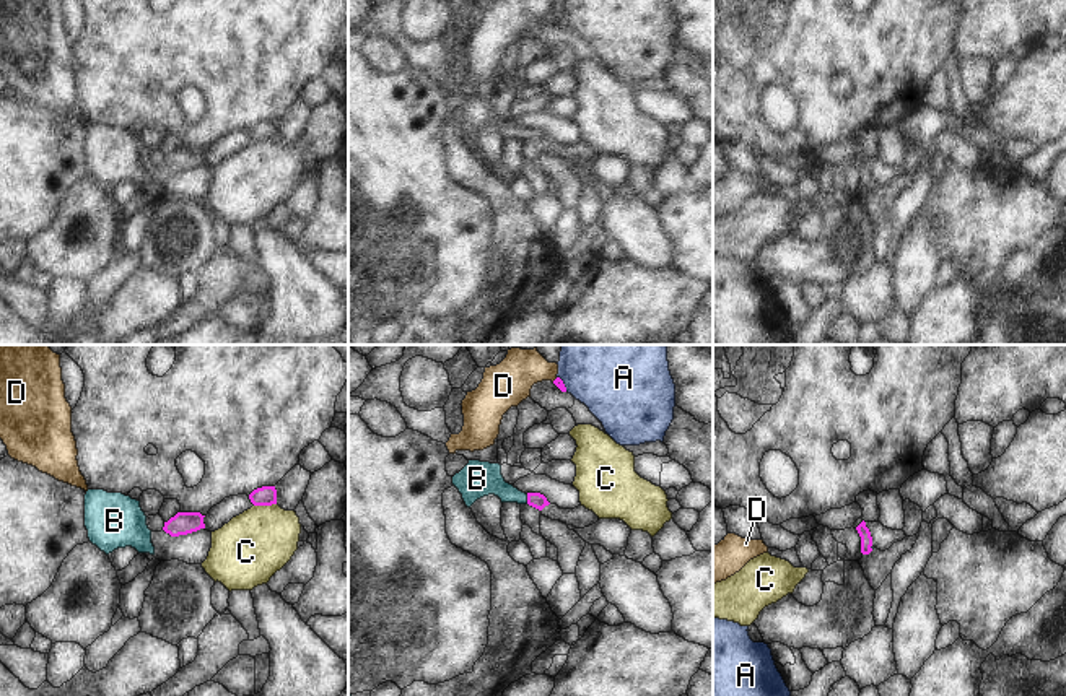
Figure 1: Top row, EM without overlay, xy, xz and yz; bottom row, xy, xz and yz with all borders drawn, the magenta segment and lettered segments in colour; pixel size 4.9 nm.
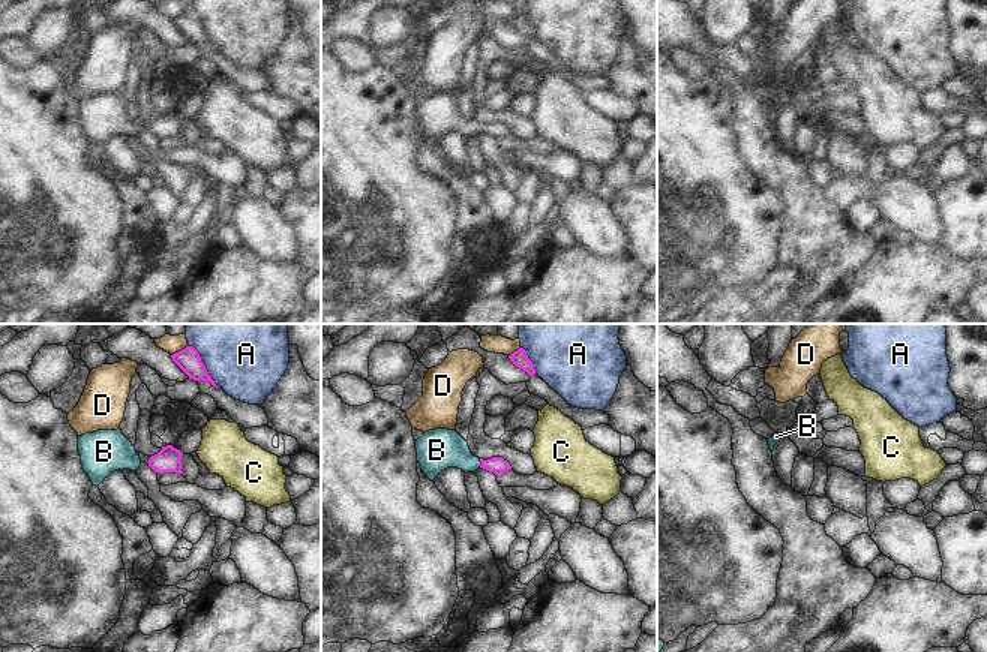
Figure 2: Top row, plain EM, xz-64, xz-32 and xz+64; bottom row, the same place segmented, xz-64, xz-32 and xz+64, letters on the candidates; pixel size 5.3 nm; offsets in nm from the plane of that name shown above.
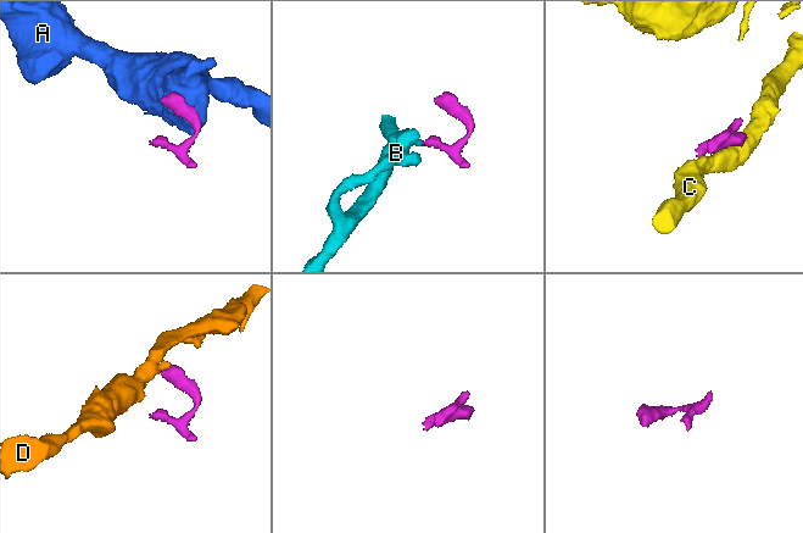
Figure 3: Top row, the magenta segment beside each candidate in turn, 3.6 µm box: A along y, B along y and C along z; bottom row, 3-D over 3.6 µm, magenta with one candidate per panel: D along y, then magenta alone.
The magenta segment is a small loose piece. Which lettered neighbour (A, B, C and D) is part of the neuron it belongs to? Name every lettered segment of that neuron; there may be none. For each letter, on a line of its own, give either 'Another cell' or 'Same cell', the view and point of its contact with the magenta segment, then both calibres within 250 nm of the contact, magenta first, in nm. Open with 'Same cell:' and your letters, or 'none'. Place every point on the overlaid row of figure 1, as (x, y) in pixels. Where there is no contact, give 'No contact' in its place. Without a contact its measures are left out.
Same cell: B
A: Another cell. Touches magenta at xz (563, 384). Thickness 50 nm (magenta) against 480 nm
B: Same cell. Touches magenta at xz (528, 500). Thickness 80 nm (magenta) against 170 nm
C: Another cell. Touches magenta at xy (264, 504). Thickness 100 nm (magenta) against 340 nm
D: Another cell. Touches magenta at xz (555, 379). Thickness 50 nm (magenta) against 220 nm.

